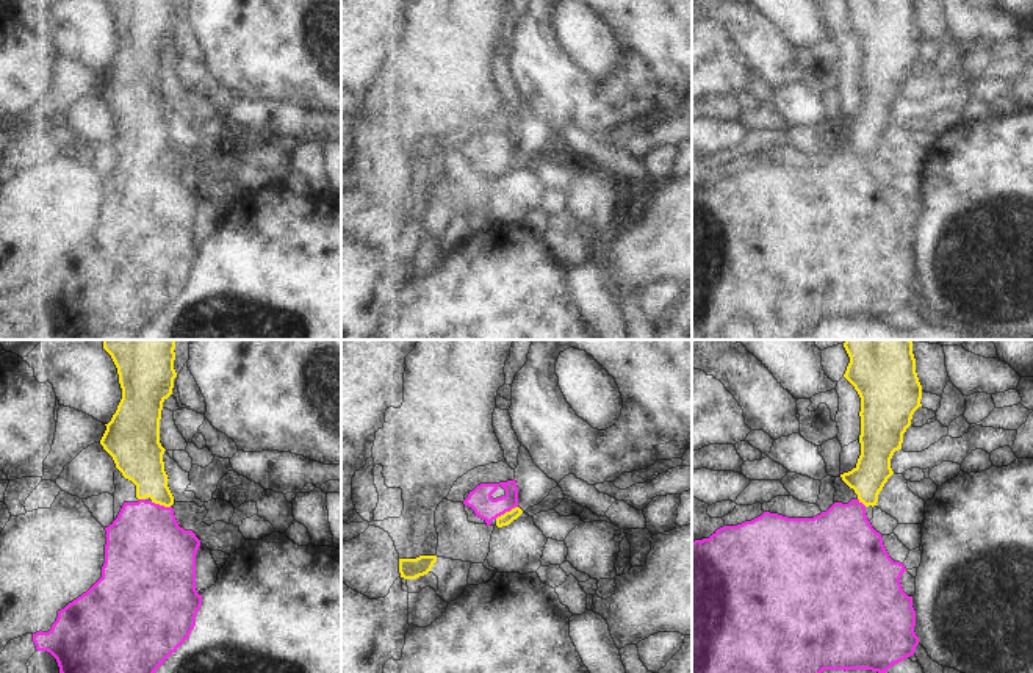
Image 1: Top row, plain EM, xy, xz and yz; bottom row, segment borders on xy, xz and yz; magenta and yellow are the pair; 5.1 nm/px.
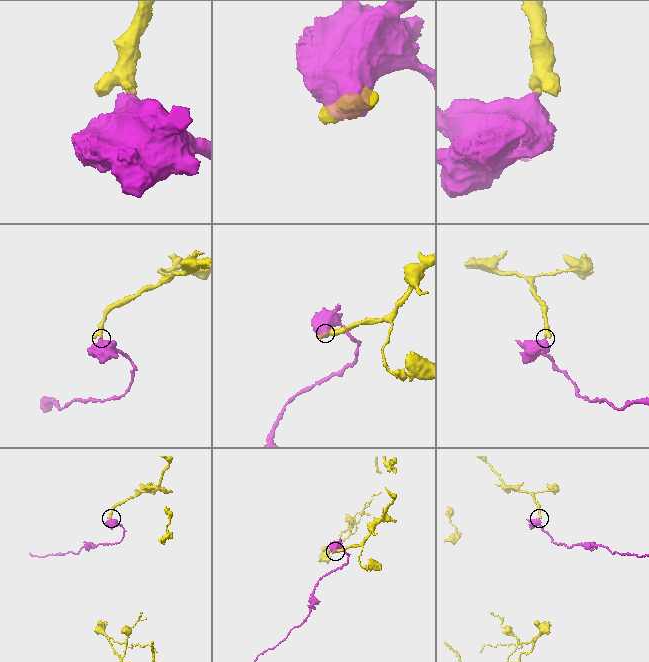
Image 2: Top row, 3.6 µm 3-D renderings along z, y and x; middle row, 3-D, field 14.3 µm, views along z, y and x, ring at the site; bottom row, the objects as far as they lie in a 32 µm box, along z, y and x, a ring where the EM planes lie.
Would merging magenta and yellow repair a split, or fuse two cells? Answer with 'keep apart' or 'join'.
join

